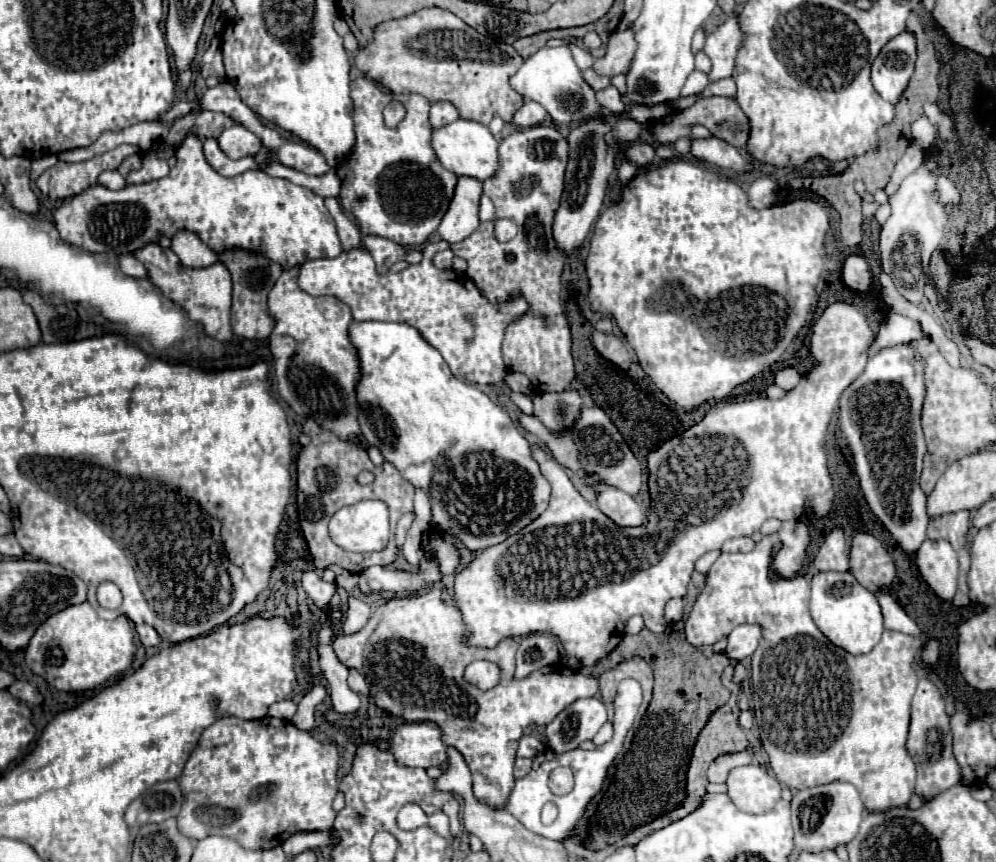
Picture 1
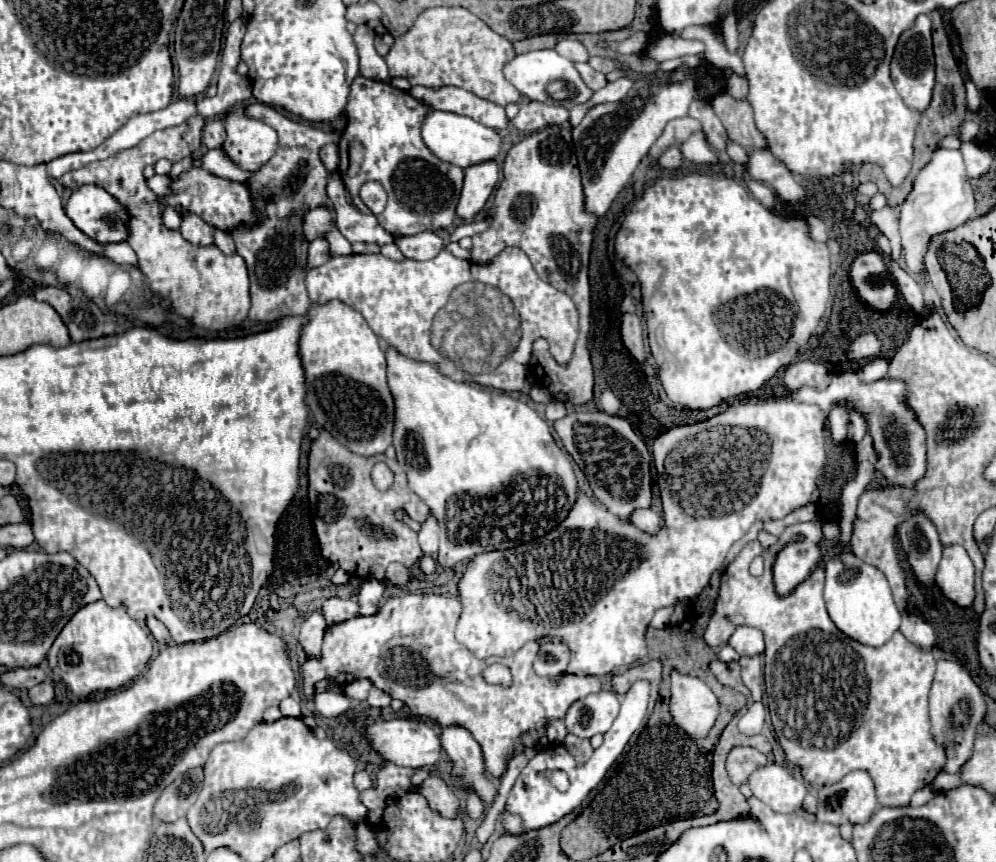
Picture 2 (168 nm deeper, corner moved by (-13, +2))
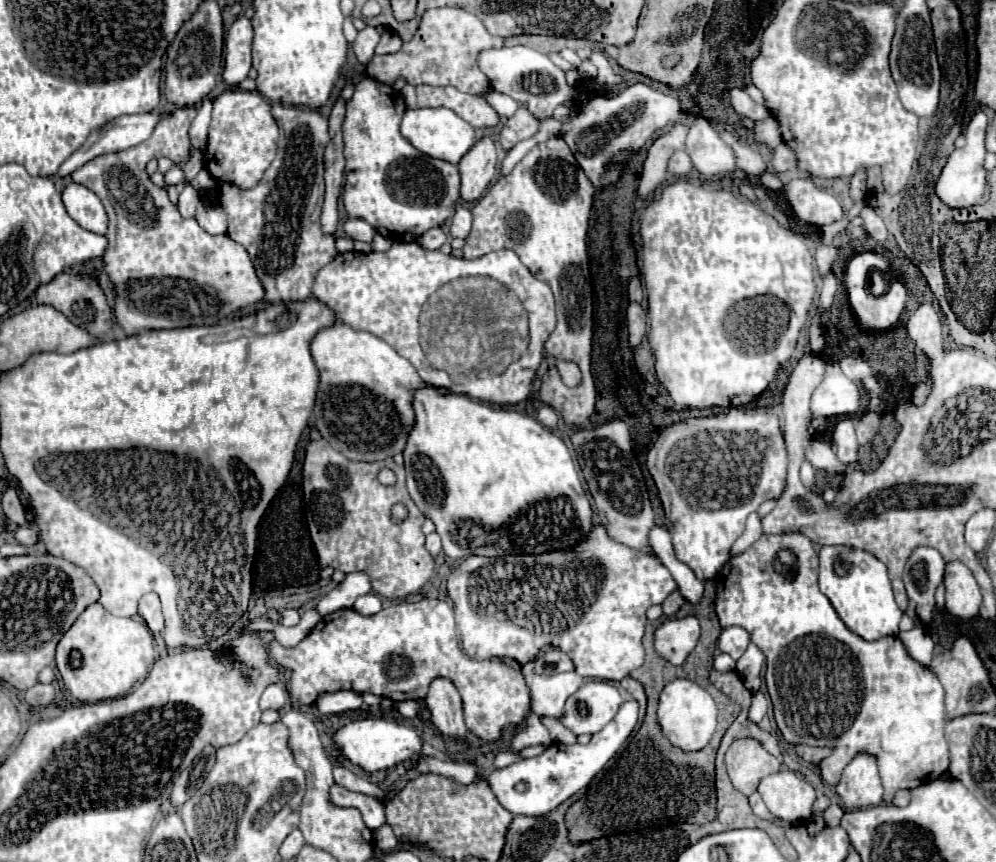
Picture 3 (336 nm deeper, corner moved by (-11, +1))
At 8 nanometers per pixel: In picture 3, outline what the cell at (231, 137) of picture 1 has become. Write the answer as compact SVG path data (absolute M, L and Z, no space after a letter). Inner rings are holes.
M226 90L218 98L214 98L208 146L204 152L204 166L210 176L222 182L230 182L242 190L254 188L276 156L276 142L278 126L264 96L260 96L258 92Z

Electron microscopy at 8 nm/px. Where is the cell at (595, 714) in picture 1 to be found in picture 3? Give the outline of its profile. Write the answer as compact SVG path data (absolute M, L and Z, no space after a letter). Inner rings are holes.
M586 682L566 700L560 722L578 736L596 734L616 716L620 704L622 696L614 684Z

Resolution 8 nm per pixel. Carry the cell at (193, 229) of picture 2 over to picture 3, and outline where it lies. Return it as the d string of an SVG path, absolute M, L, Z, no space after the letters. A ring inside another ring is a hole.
M186 186L178 198L178 210L184 218L196 218L196 208L200 204L200 194L192 188Z

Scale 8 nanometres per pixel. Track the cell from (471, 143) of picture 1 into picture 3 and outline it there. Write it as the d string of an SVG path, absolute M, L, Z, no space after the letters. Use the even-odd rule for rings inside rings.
M420 108L420 110L406 110L402 120L402 136L420 152L446 160L450 164L458 164L460 158L478 142L476 130L462 118L458 118L452 110L446 108Z

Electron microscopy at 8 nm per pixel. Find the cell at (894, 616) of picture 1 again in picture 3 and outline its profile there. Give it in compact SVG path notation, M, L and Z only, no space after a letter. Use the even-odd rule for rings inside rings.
M914 628L914 630L908 630L908 632L898 632L898 638L902 640L908 654L916 662L922 662L924 666L930 664L932 652L934 652L934 642L922 628Z

